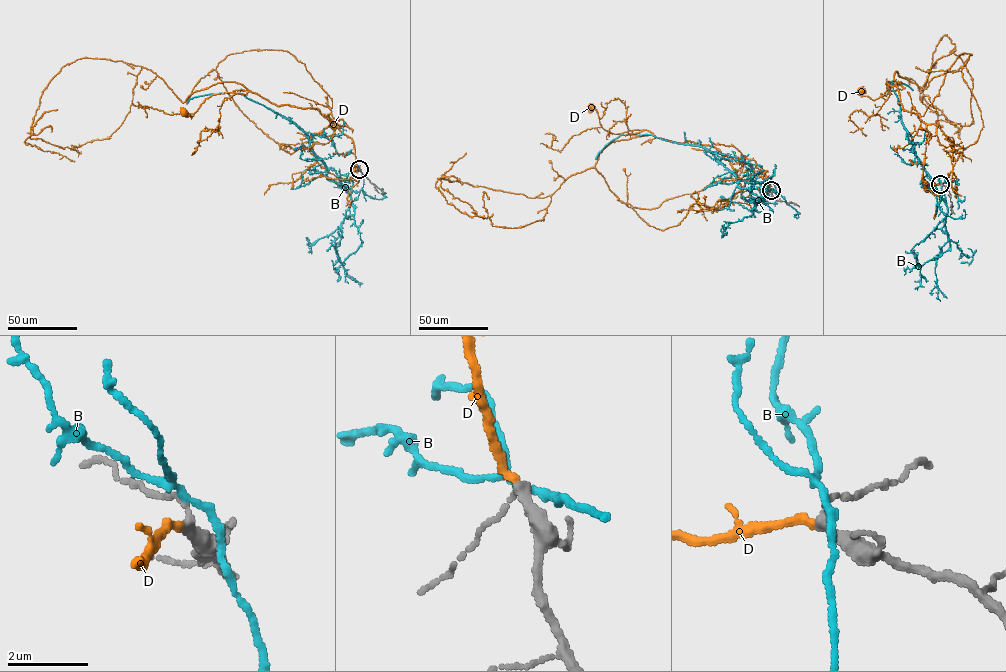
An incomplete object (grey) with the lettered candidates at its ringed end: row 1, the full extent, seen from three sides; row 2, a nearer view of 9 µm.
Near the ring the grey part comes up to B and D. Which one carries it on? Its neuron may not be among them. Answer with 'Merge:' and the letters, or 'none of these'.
Merge: D

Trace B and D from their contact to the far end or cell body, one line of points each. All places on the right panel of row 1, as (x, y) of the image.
B: (941, 183), (941, 199), (936, 205), (933, 181), (902, 124), (891, 81), (913, 90)
D: (940, 184), (923, 179), (926, 125), (898, 103), (895, 84), (887, 81), (887, 89), (874, 100), (860, 91)

